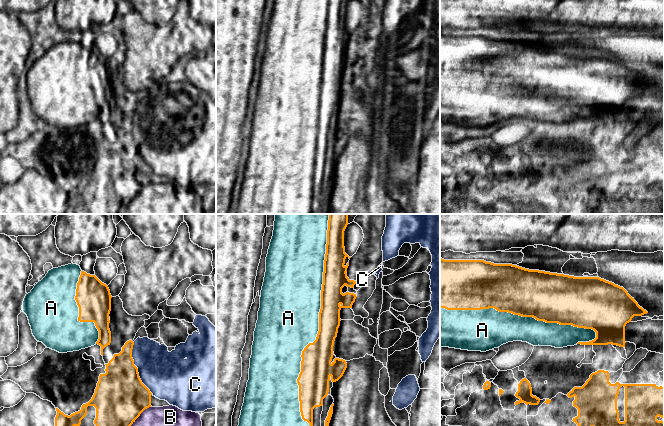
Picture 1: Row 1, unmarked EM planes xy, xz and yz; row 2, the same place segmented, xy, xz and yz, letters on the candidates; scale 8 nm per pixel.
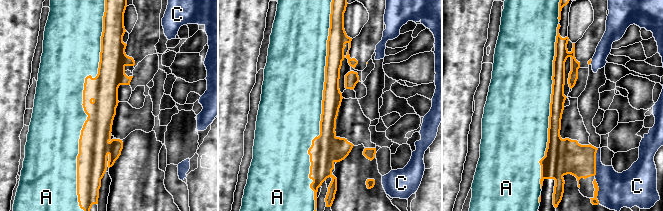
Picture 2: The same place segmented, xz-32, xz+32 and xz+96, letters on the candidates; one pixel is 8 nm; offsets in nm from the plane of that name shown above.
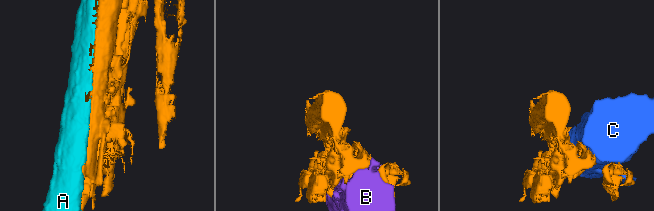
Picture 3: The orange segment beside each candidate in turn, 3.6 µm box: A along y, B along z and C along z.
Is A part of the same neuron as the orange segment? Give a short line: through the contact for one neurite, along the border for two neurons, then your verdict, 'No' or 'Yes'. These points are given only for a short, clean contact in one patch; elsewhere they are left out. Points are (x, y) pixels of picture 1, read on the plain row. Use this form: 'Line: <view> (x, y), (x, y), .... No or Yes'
Yes

